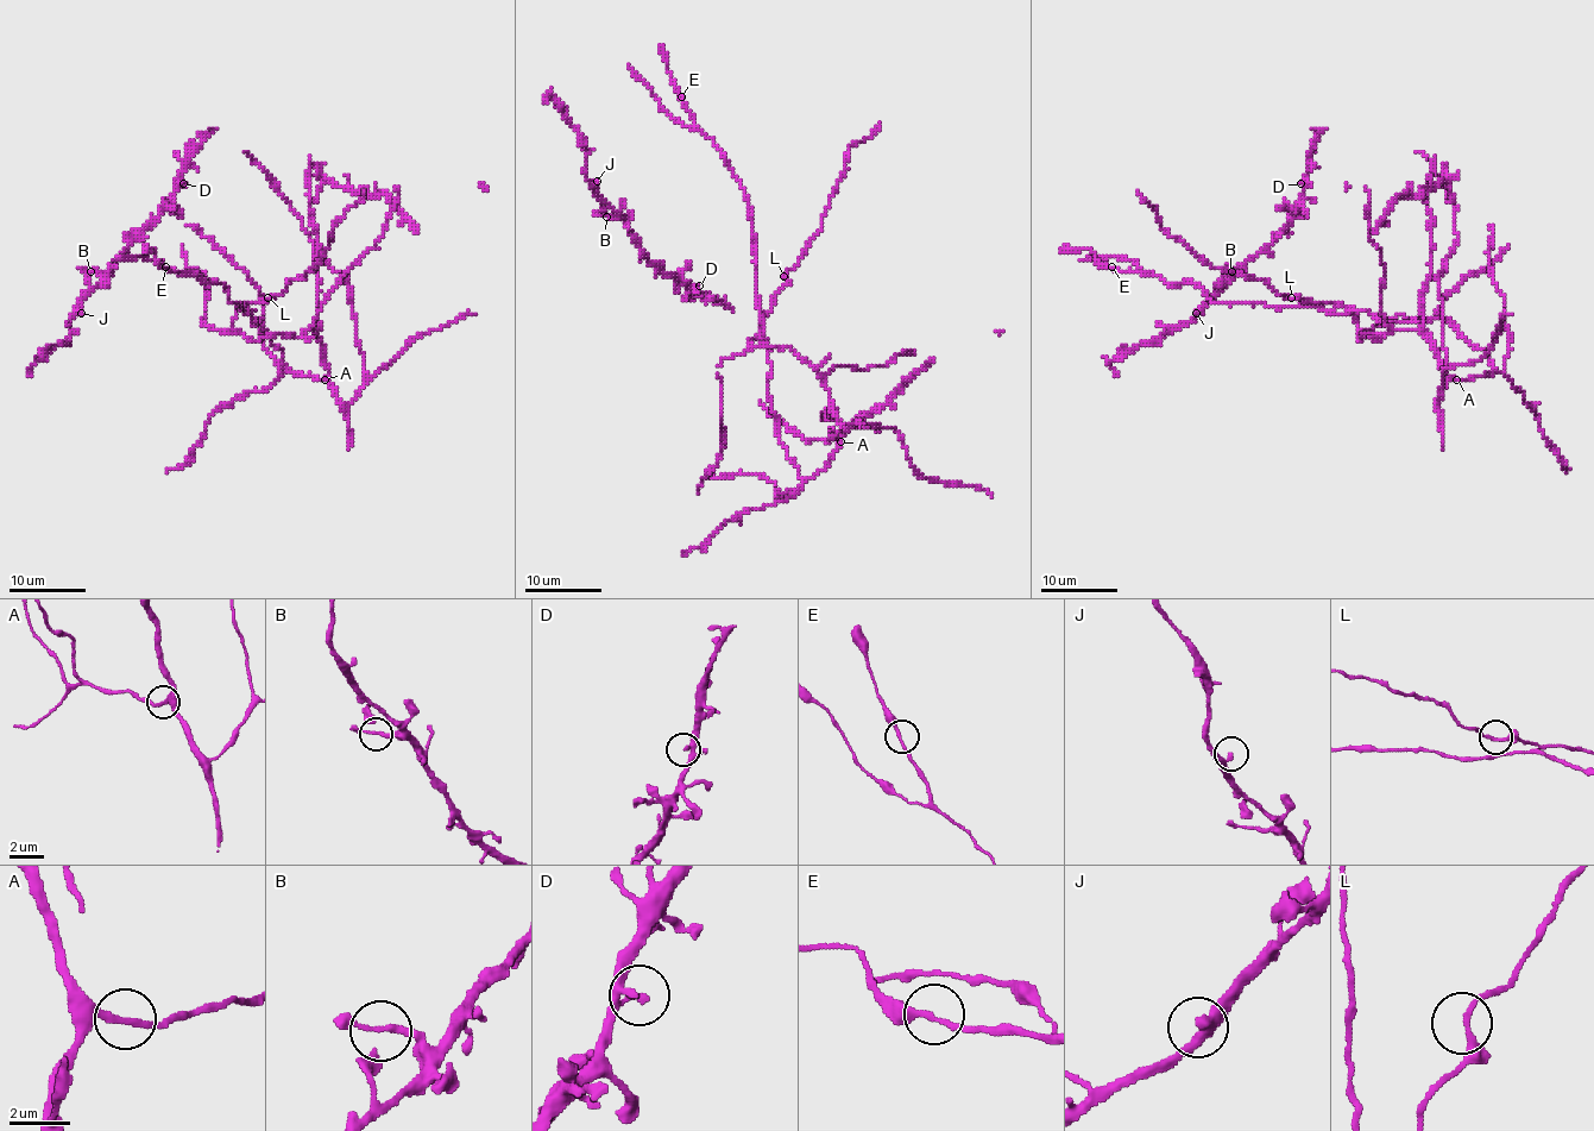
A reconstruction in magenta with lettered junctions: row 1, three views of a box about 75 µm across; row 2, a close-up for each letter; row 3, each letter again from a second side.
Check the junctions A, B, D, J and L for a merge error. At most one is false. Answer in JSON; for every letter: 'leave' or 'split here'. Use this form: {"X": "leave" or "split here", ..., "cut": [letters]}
{"A": "leave", "B": "leave", "D": "leave", "J": "leave", "L": "leave", "cut": []}

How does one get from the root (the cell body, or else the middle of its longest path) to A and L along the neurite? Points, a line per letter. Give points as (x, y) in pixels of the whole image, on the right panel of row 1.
A: (1424, 321), (1448, 319), (1489, 359), (1492, 374), (1465, 381), (1457, 379)
L: (1424, 321), (1448, 319), (1494, 371), (1459, 381), (1418, 331), (1360, 340), (1353, 307), (1291, 297)

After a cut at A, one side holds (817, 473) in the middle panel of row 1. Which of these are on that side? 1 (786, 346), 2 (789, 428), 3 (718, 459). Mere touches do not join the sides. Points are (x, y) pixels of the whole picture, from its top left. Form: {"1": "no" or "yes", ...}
{"1": "no", "2": "no", "3": "no"}

